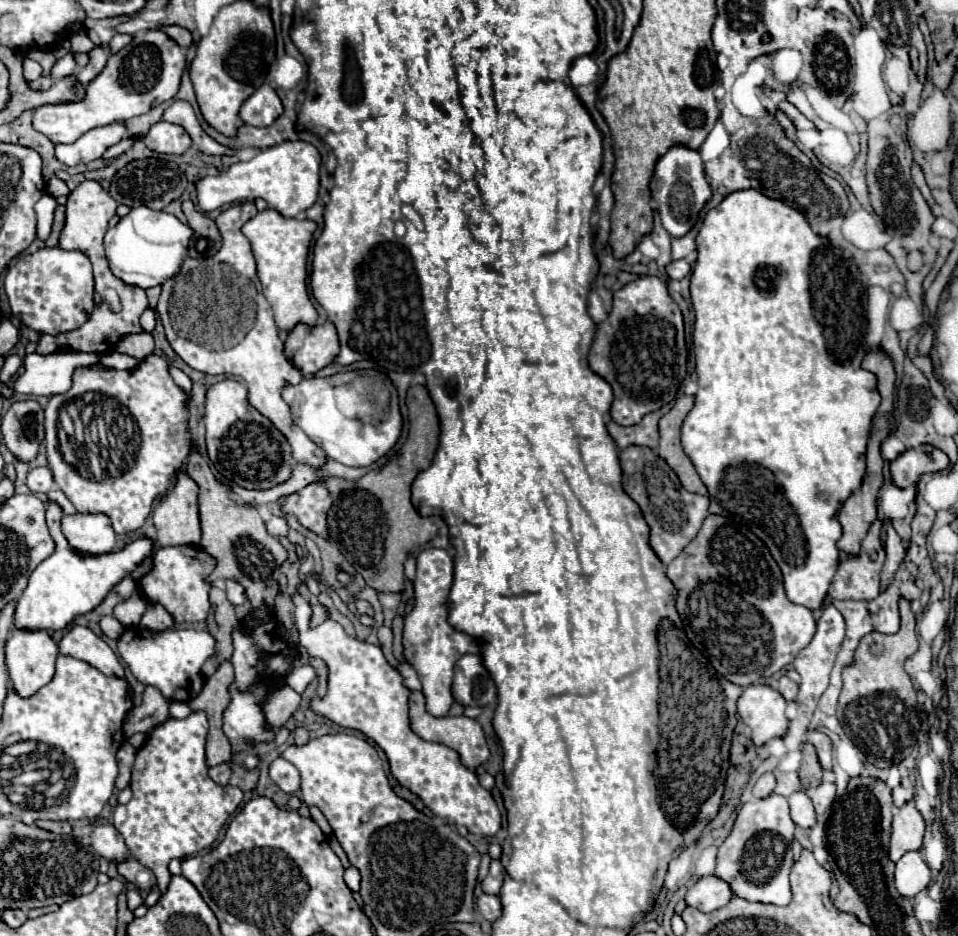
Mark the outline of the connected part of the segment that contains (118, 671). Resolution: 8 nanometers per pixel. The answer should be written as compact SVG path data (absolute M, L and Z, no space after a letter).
M74 625L62 637L58 647L60 647L62 655L72 655L76 659L84 659L106 675L116 675L120 679L126 679L124 667L120 665L118 657L112 653L112 649L104 643L104 639L100 639L86 627Z

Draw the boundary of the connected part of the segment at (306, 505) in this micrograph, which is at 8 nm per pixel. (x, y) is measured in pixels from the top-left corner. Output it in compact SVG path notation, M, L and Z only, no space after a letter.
M324 479L304 487L300 493L286 497L284 511L294 513L298 517L300 525L304 525L306 529L310 529L322 537L328 537L326 513L332 505L332 497L322 483L324 483Z

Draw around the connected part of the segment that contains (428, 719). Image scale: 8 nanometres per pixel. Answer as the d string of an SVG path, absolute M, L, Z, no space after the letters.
M412 691L410 699L408 699L408 705L410 705L410 727L416 735L420 735L426 741L436 741L436 743L444 743L444 745L452 747L460 755L462 765L466 765L468 769L474 769L474 767L482 765L484 761L488 761L490 751L488 751L482 727L476 719L464 717L464 715L462 717L434 717L434 715L428 715L428 711L424 711L422 691Z

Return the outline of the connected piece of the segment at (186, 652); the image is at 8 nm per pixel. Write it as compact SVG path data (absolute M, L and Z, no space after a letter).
M136 625L124 629L124 633L118 637L118 655L142 685L158 687L170 701L188 701L200 693L200 687L204 687L200 667L214 653L214 645L216 641L208 631L166 629L154 633Z

